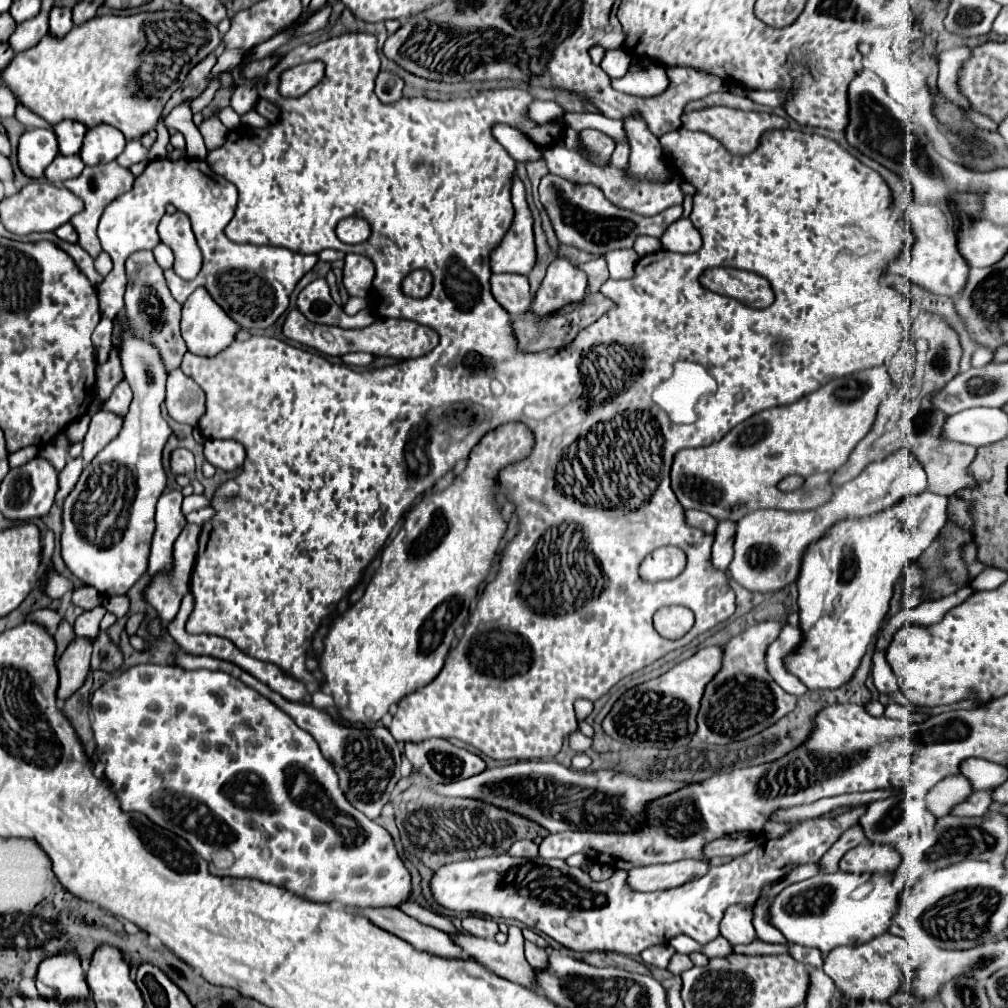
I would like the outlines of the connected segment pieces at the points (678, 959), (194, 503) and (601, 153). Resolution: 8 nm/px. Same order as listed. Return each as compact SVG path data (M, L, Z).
M674 954L674 958L670 958L670 962L668 962L668 970L672 974L682 974L690 966L692 966L692 962L690 962L690 958L686 954Z
M193 493L184 497L182 503L182 512L186 516L190 512L204 508L204 506L208 506L208 500L206 500L204 496L198 496L198 494Z
M582 130L580 138L590 148L592 160L598 166L604 166L610 160L614 148L616 148L616 142L610 136L606 136L604 132L600 132L600 130Z

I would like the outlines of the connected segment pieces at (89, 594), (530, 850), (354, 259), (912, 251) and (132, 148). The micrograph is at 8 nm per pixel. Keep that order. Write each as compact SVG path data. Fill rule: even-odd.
M84 586L80 590L74 590L70 600L72 600L72 604L76 604L76 606L80 606L84 610L90 610L90 608L94 608L94 606L98 606L102 602L100 594L94 588L90 588L90 586Z
M518 840L514 846L508 850L510 856L524 856L524 858L534 858L538 854L538 846L532 840Z
M346 254L344 286L348 296L368 296L374 278L374 264L362 254Z
M912 204L904 210L902 220L910 226L916 242L912 248L900 252L890 264L886 264L884 274L900 274L906 276L910 282L918 284L920 288L932 292L932 294L940 294L940 296L956 296L964 284L966 284L966 276L968 276L968 264L966 260L960 256L958 248L956 248L956 222L952 222L952 210L944 208L944 206L918 206Z
M134 138L134 142L128 142L128 146L124 148L124 152L116 158L116 162L124 168L130 168L132 164L136 162L142 162L142 160L148 160L148 150L140 144L138 138Z

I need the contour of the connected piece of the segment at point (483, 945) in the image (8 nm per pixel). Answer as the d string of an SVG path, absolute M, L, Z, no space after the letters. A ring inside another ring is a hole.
M508 926L508 940L506 944L498 944L496 940L484 940L484 938L474 938L466 932L458 934L458 936L452 936L454 942L458 942L466 954L470 958L474 958L476 962L482 962L482 966L490 968L494 974L502 976L502 978L508 978L510 982L516 982L524 988L530 988L534 992L538 992L538 986L534 986L534 970L544 970L546 968L546 962L548 962L548 954L544 952L544 948L538 948L534 946L532 942L526 942L526 958L524 958L524 938L522 938L522 932L518 926Z

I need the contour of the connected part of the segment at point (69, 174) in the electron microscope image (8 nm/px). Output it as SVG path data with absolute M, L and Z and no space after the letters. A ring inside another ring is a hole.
M56 156L52 164L46 168L44 176L48 182L64 182L68 178L76 178L84 170L84 162L76 156Z

